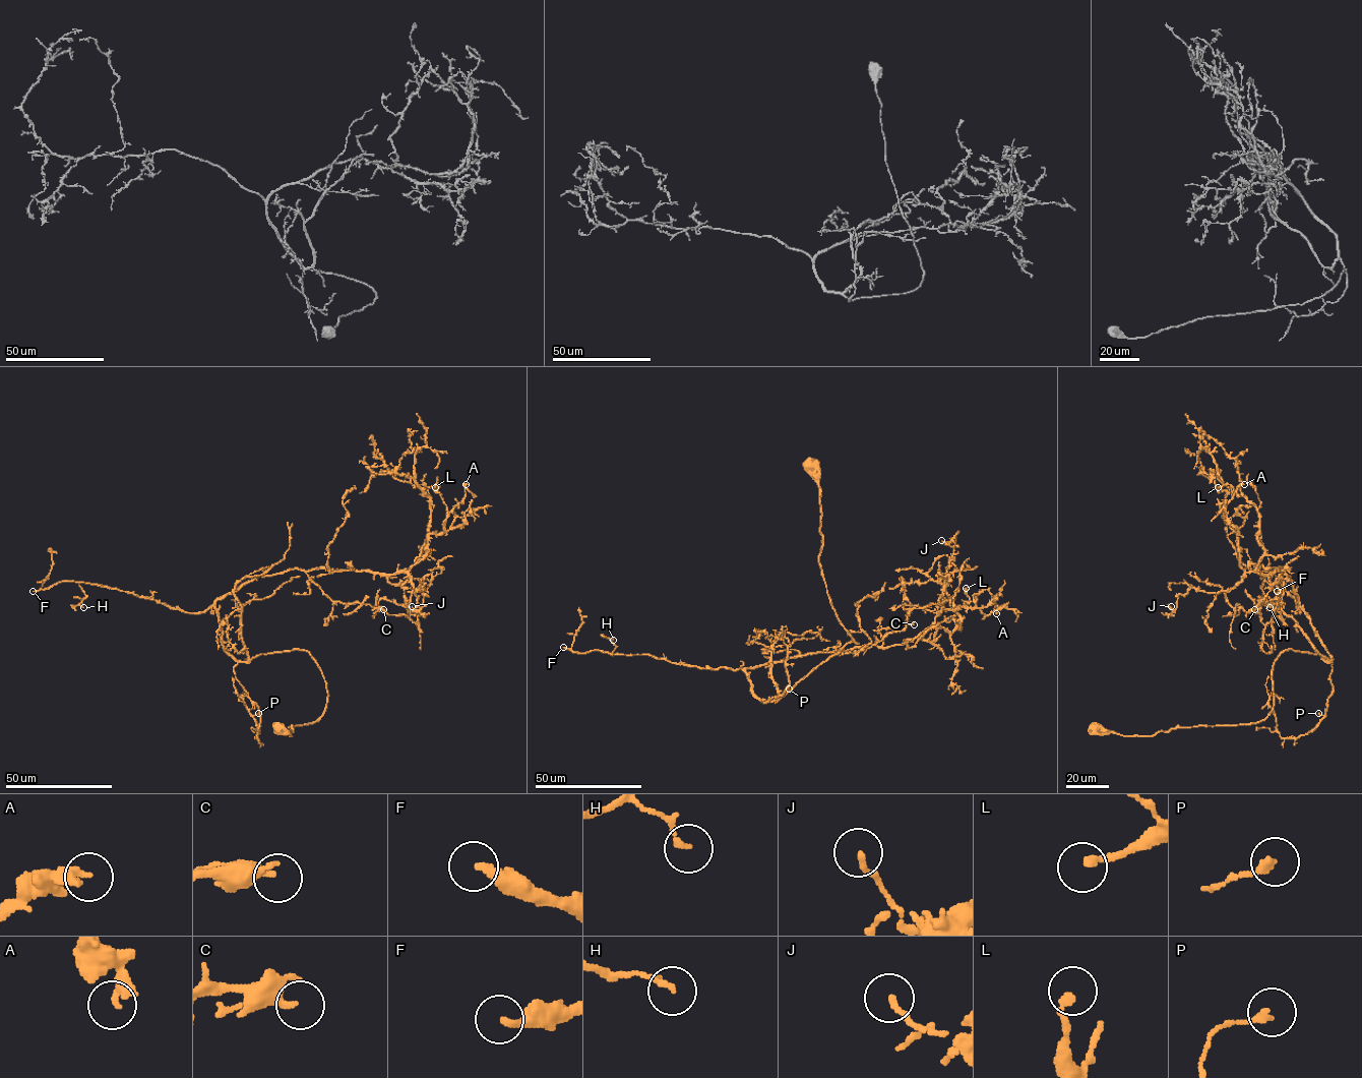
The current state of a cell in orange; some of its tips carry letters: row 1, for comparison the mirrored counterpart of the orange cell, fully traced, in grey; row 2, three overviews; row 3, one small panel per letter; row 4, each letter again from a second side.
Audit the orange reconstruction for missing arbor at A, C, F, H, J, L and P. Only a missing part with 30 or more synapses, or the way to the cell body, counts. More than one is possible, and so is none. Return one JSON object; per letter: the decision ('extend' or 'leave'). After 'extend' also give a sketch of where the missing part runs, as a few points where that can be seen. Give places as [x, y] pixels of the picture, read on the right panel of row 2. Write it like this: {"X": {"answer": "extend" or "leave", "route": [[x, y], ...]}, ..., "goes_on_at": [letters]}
{"A": {"answer": "leave"}, "C": {"answer": "leave"}, "F": {"answer": "extend", "route": [[1277, 591], [1284, 597], [1283, 588], [1250, 544], [1231, 497], [1195, 477], [1196, 458]]}, "H": {"answer": "leave"}, "J": {"answer": "leave"}, "L": {"answer": "leave"}, "P": {"answer": "leave"}, "goes_on_at": ["F"]}

